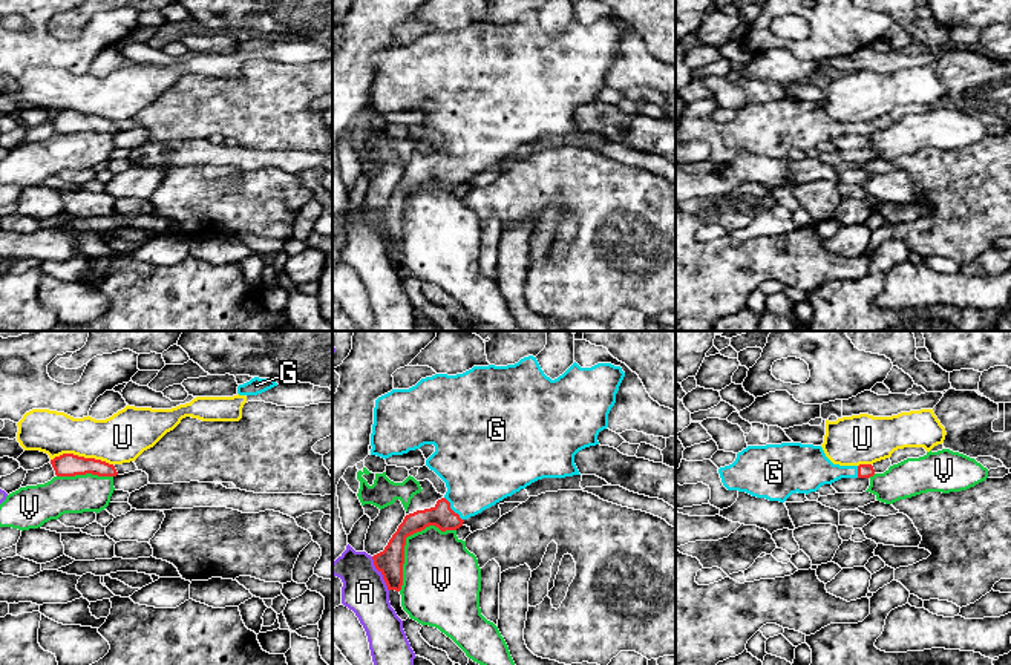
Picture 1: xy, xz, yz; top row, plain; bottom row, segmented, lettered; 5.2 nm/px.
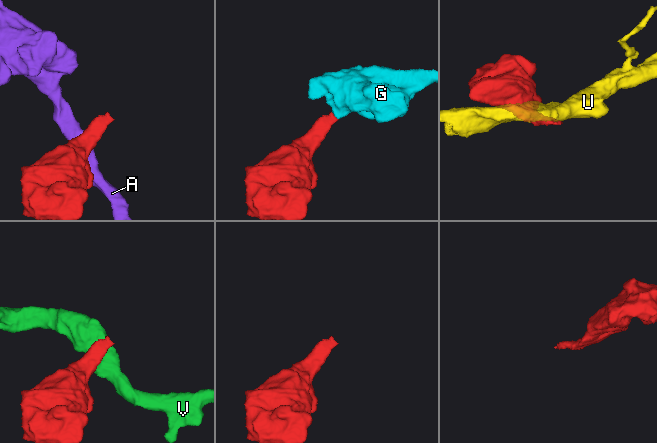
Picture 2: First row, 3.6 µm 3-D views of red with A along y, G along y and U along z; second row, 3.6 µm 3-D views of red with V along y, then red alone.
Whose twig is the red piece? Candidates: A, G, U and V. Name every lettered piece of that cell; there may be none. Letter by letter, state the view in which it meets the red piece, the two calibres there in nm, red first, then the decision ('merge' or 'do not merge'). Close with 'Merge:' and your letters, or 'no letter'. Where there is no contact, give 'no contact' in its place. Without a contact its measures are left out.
A: xz | 140/240 nm | do not merge
G: xz | 120/380 nm | merge
U: xy | 130/260 nm | do not merge
V: xz | 140/380 nm | do not merge
Merge: G

